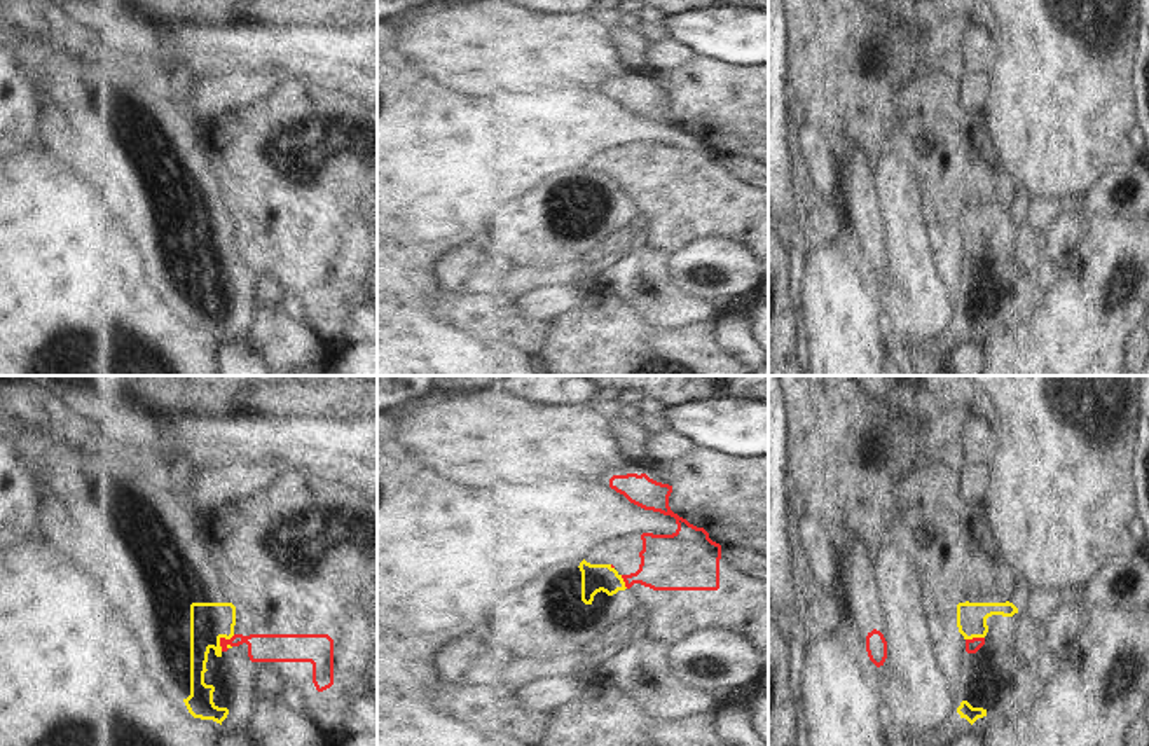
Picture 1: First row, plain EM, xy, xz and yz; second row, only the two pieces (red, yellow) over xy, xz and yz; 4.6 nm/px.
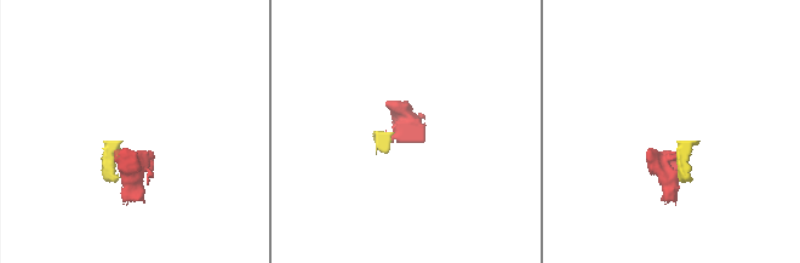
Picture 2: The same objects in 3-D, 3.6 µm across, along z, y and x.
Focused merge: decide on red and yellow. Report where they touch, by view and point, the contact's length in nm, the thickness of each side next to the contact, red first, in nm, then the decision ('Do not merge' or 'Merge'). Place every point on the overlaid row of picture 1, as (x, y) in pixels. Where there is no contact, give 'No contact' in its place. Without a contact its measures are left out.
Touches red at xy (222, 638). Shared border 100 nm. Thickness 130 nm (red) against 180 nm. Do not merge.

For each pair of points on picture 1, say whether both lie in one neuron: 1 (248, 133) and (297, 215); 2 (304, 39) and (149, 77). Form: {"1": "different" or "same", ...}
{"1": "same", "2": "same"}

